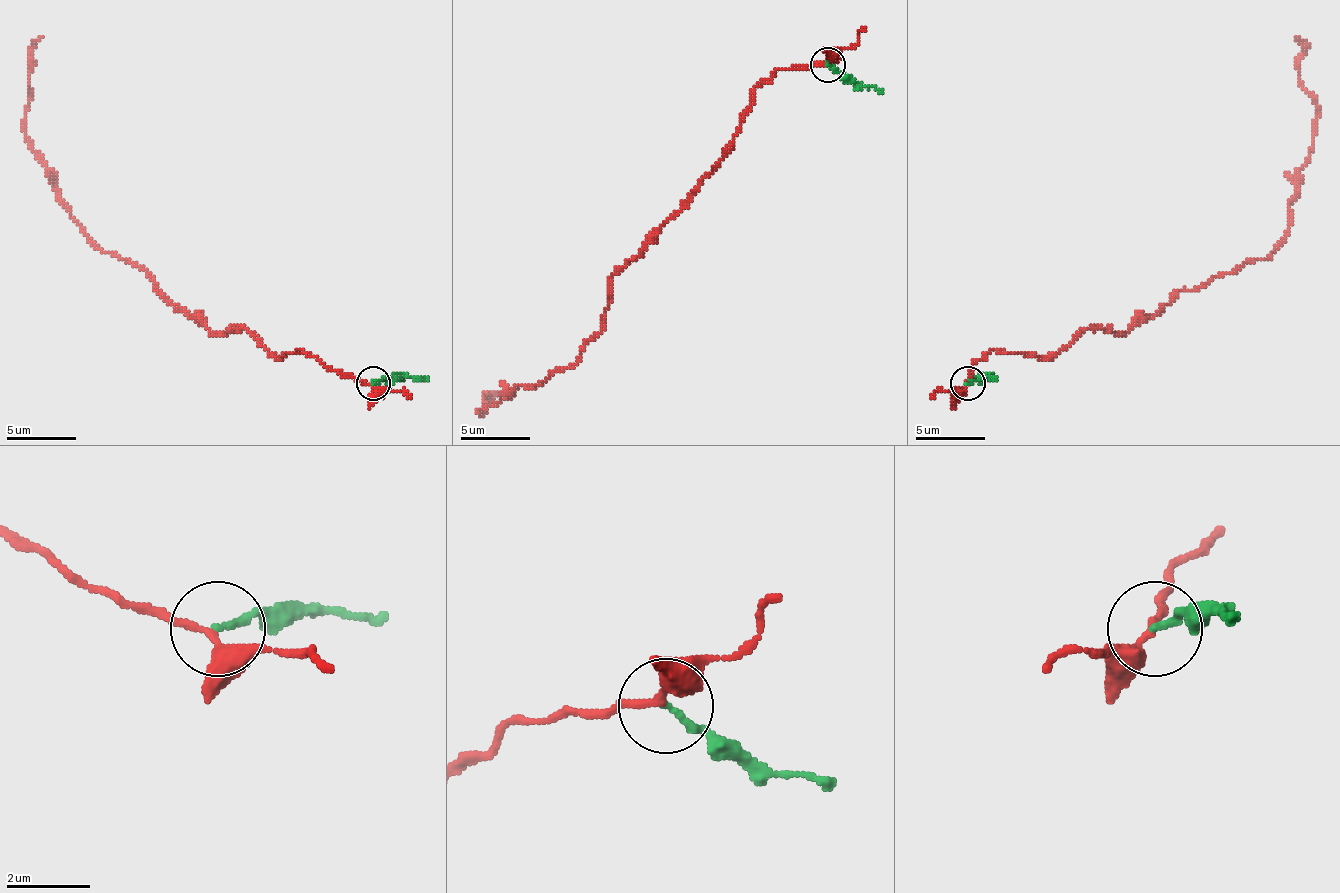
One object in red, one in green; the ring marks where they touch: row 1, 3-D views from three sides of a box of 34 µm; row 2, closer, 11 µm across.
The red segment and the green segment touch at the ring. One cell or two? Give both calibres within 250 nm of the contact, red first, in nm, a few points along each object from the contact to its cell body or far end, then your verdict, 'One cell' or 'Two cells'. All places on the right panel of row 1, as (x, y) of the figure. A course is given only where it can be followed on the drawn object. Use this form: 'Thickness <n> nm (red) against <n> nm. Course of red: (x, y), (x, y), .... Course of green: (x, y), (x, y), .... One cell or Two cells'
Thickness 260 nm (red) against 160 nm. Course of red: (969, 384), (993, 349), (1056, 356), (1083, 328), (1125, 332), (1278, 245), (1316, 134), (1295, 37). Course of green: (969, 384), (996, 380). Two cells

